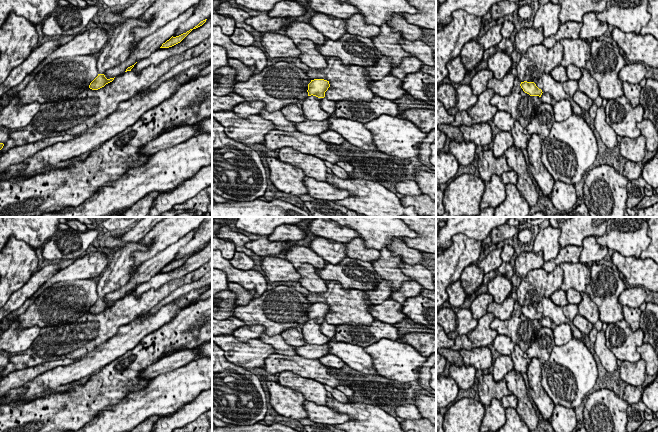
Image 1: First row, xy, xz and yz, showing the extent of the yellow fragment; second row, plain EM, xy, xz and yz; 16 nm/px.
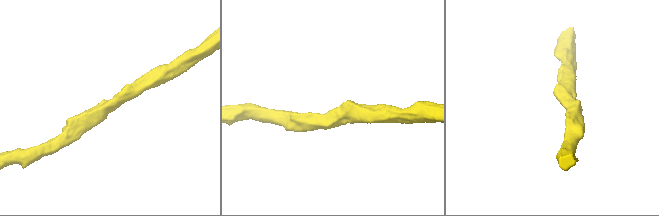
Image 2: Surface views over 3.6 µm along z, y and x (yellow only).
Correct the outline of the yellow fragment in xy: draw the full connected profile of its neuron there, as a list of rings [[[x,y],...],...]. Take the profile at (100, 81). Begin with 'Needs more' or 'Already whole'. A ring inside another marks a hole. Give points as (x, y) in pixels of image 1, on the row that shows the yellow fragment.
Already whole. [[[98,74],[98,76],[90,83],[89,88],[98,90],[113,80],[114,78],[107,79],[104,74]]]

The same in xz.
Already whole. [[[314,79],[308,84],[308,96],[316,96],[318,98],[324,98],[325,92],[330,87],[329,81],[324,79]]]

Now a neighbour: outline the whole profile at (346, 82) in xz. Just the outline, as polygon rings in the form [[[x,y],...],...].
[[[325,57],[328,66],[323,69],[309,69],[307,75],[310,80],[324,79],[330,84],[325,97],[333,101],[348,100],[350,98],[371,102],[375,94],[368,87],[372,80],[368,72],[360,66],[344,66],[337,57]]]

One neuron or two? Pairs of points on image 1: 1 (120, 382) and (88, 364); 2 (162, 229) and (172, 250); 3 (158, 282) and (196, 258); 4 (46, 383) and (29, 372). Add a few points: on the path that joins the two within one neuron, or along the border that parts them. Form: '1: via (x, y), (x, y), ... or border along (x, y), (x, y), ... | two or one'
1: border along (122, 355), (113, 359), (102, 368) | two
2: border along (190, 232), (150, 258) | two
3: via (167, 276), (187, 267) | one
4: border along (57, 366), (38, 374), (15, 388) | two

